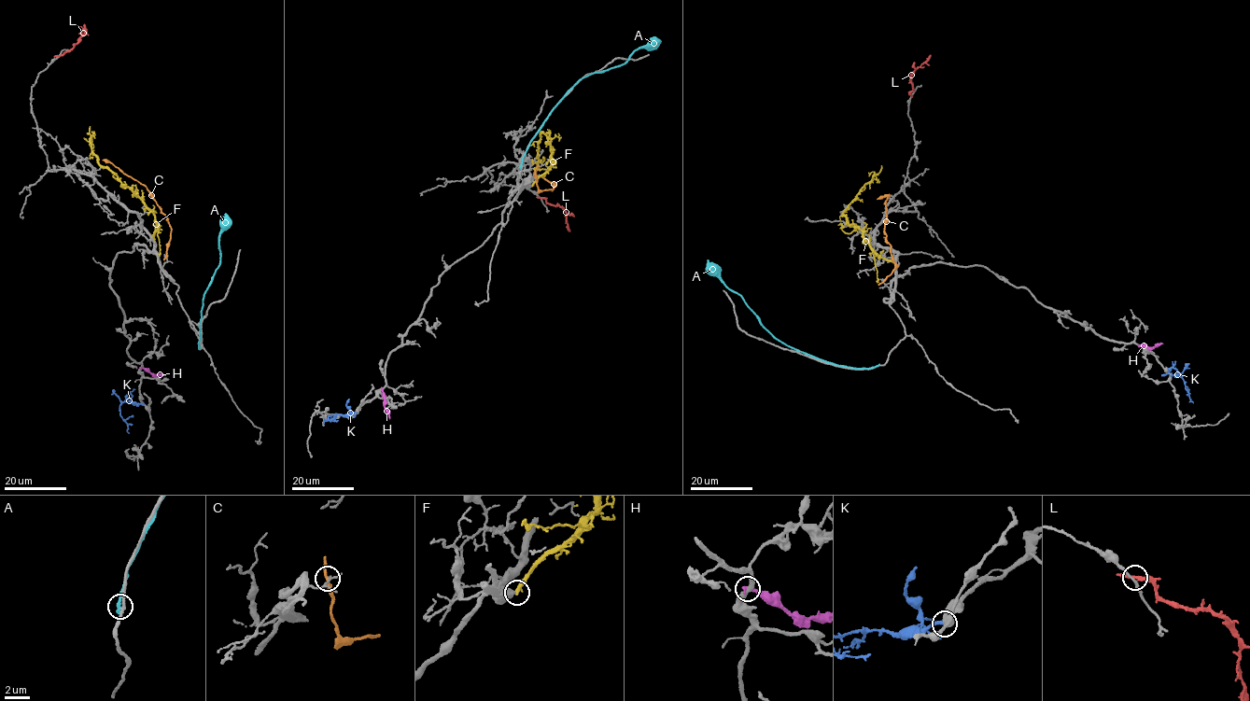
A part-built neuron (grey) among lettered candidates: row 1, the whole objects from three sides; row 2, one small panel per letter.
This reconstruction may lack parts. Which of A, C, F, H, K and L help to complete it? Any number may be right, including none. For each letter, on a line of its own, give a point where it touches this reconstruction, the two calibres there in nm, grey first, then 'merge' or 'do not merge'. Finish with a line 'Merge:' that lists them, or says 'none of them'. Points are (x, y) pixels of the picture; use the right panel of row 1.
A: meets grey at (877, 365); 200 nm thick on the grey side, 320 nm on the other; do not merge
C: meets grey at (883, 282); 140 nm thick on the grey side, 240 nm on the other; do not merge
F: meets grey at (894, 262); 440 nm thick on the grey side, 380 nm on the other; do not merge
H: meets grey at (1140, 345); 360 nm thick on the grey side, 340 nm on the other; do not merge
K: meets grey at (1171, 374); 280 nm thick on the grey side, 320 nm on the other; do not merge
L: meets grey at (911, 95); 190 nm thick on the grey side, 240 nm on the other; do not merge
Merge: none of them

